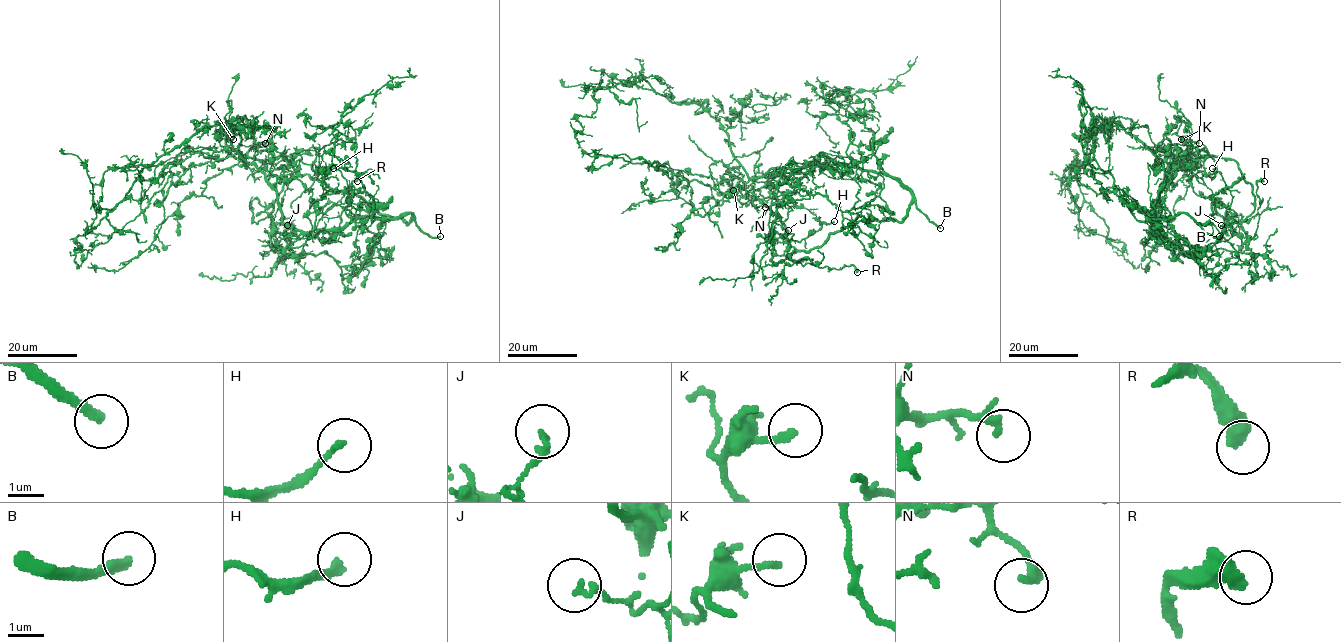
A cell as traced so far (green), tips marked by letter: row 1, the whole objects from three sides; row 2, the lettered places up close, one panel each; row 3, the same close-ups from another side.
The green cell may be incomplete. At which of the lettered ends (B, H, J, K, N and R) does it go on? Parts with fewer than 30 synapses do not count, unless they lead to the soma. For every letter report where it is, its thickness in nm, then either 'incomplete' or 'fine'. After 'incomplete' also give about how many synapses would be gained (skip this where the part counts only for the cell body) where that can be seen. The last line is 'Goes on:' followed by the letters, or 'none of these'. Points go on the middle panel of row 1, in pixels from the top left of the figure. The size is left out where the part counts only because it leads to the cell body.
B: (940, 228) | 320 nm | incomplete
H: (834, 221) | 200 nm | incomplete | 70 syn
J: (788, 230) | 170 nm | fine
K: (733, 190) | 180 nm | fine
N: (765, 207) | 160 nm | fine
R: (857, 272) | 500 nm | fine
Goes on: B, H

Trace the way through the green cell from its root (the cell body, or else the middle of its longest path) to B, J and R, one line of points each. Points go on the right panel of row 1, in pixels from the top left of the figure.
B: (1160, 185), (1157, 232), (1158, 221), (1162, 217), (1171, 219), (1184, 213), (1212, 237), (1219, 236)
J: (1160, 185), (1161, 213), (1155, 229), (1164, 239), (1206, 247), (1225, 241), (1233, 233), (1221, 225)
R: (1160, 185), (1157, 232), (1206, 247), (1225, 241), (1238, 224), (1257, 237), (1257, 182), (1264, 181)

